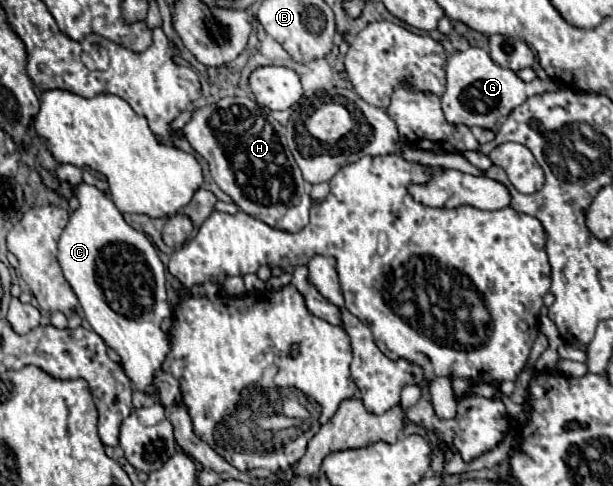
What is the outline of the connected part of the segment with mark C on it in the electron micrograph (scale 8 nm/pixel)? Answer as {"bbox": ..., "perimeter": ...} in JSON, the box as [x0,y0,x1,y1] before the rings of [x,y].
{"bbox":[57,183,171,393],"perimeter":[[[81,183],[77,187],[77,199],[79,209],[71,213],[59,239],[57,261],[63,277],[75,291],[93,331],[107,347],[119,353],[127,377],[139,391],[153,393],[151,381],[155,371],[161,369],[163,355],[167,355],[167,335],[159,325],[165,317],[171,317],[171,303],[165,291],[165,267],[147,235],[129,227],[105,193]]]}

